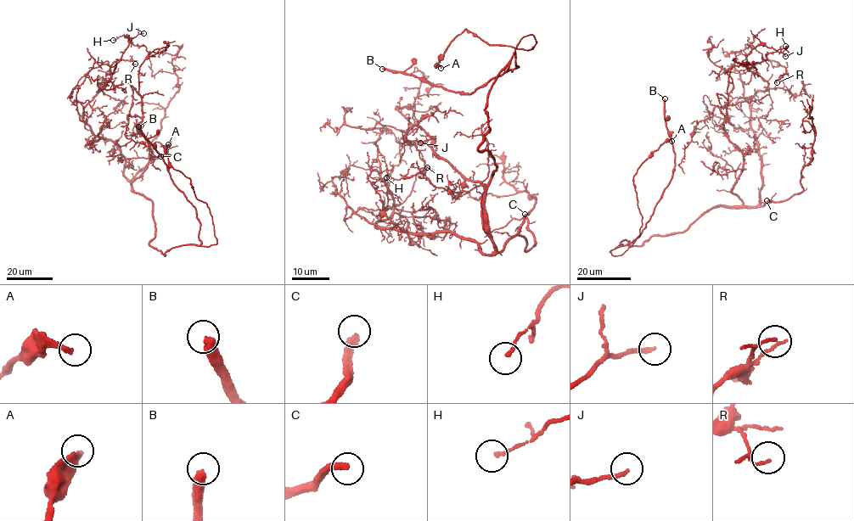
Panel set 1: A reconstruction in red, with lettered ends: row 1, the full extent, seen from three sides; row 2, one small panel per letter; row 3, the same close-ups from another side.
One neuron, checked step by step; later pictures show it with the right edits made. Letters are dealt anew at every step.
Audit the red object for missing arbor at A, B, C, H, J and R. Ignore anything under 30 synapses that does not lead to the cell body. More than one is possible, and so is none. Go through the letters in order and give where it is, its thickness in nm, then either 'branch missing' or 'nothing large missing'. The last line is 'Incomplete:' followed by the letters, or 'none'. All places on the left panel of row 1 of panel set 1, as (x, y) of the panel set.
A: at (168, 144); 220 nm thick; branch missing
B: at (138, 126); 440 nm thick; branch missing
C: at (160, 156); 320 nm thick; branch missing
H: at (113, 40); 130 nm thick; nothing large missing
J: at (143, 33); 180 nm thick; nothing large missing
R: at (135, 64); 80 nm thick; nothing large missing
Incomplete: A, B, C

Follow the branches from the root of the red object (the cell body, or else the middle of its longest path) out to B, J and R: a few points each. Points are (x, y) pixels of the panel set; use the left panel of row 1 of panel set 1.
B: (146, 198), (156, 228), (153, 247), (164, 254), (179, 245), (199, 244), (195, 208), (138, 126)
J: (146, 198), (123, 174), (120, 147), (93, 134), (82, 116), (131, 38), (143, 33)
R: (146, 198), (123, 174), (120, 147), (93, 134), (70, 99), (92, 68), (120, 59), (135, 64)

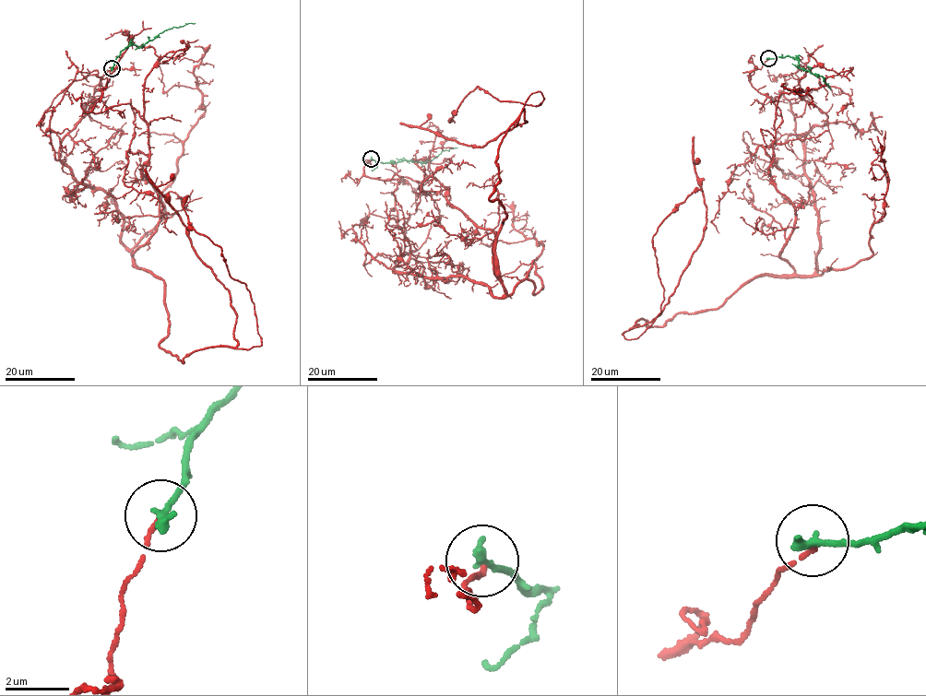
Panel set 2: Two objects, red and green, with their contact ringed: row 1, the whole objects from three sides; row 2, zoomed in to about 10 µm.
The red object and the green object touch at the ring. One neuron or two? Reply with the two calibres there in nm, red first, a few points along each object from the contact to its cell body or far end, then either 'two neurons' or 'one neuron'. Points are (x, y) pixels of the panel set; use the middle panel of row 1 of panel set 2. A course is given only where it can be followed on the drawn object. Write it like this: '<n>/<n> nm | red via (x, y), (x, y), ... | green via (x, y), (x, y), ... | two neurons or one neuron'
130/320 nm | red via (372, 159), (365, 175), (436, 179), (495, 232), (498, 277), (494, 162), (543, 100), (479, 86), (455, 123) | green via (372, 159), (384, 162), (430, 160), (442, 151), (457, 147) | two neurons

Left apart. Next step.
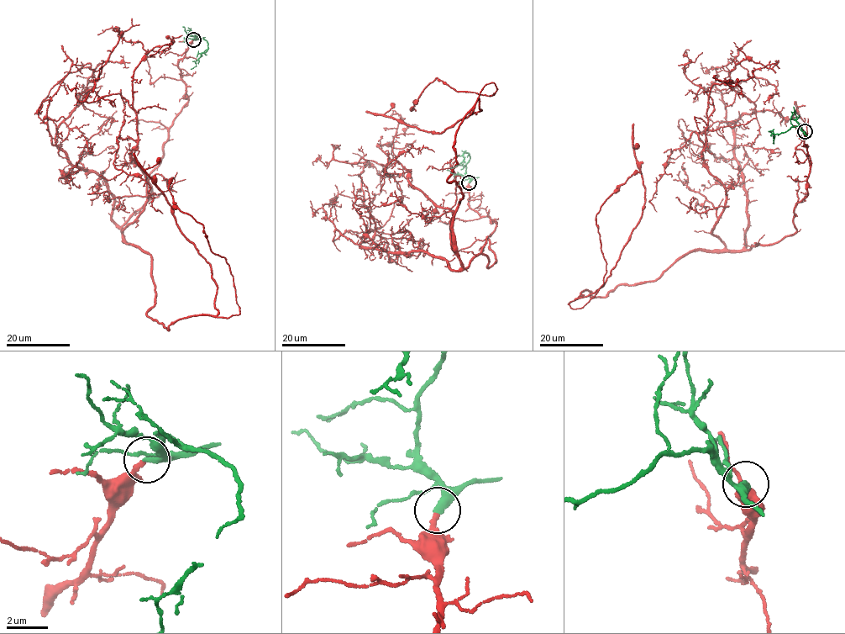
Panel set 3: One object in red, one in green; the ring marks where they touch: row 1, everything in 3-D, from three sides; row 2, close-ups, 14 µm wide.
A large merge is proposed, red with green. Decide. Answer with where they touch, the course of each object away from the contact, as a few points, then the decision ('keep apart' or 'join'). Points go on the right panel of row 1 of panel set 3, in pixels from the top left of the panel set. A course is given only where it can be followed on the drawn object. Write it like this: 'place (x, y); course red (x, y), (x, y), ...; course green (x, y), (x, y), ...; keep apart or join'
place (805, 131); course red (804, 131), (796, 231), (684, 254), (657, 279), (585, 290), (571, 308), (603, 284), (600, 206), (641, 172); course green (804, 131), (796, 126), (790, 127), (787, 131), (773, 133), (773, 142); join

